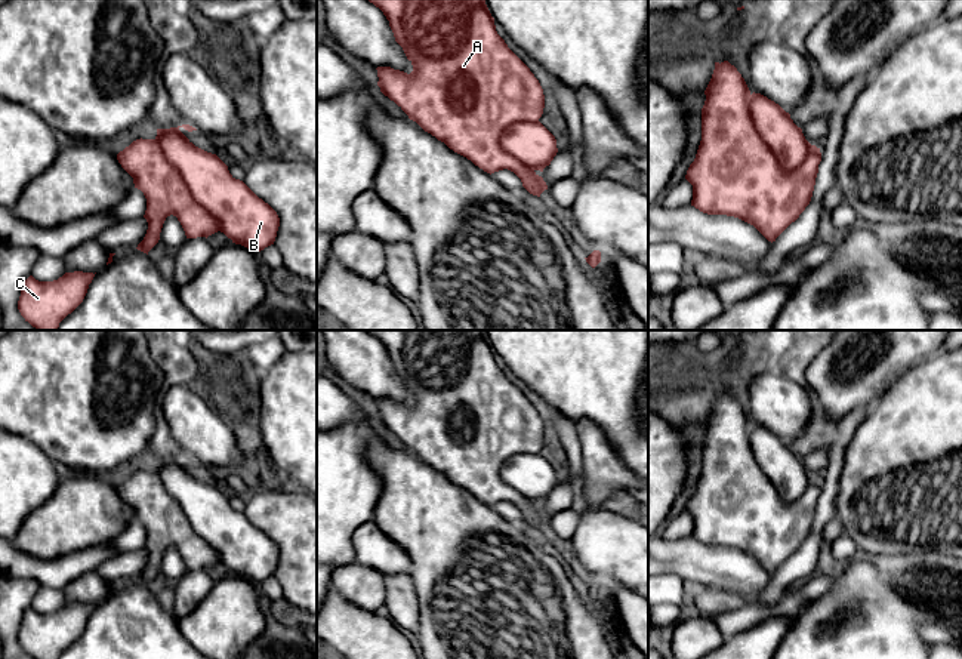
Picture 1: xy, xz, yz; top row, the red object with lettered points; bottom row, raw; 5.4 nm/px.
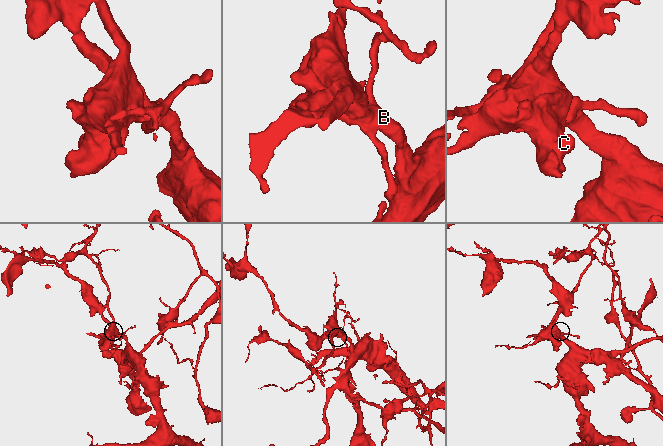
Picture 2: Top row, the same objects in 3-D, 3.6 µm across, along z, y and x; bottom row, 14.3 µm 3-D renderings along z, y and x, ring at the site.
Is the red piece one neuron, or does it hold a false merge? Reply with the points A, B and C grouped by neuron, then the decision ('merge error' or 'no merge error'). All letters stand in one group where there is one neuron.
A C / B | merge error

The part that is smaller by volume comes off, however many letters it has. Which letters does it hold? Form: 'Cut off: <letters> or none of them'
Cut off: A, C

